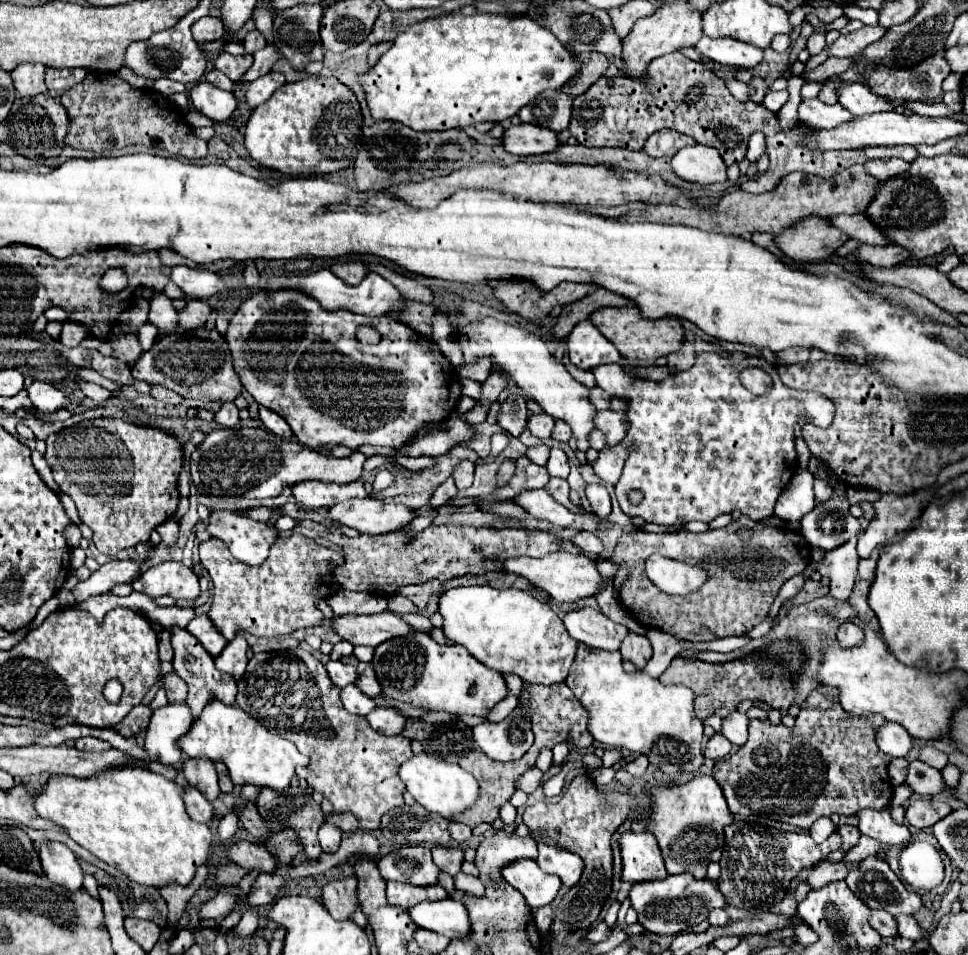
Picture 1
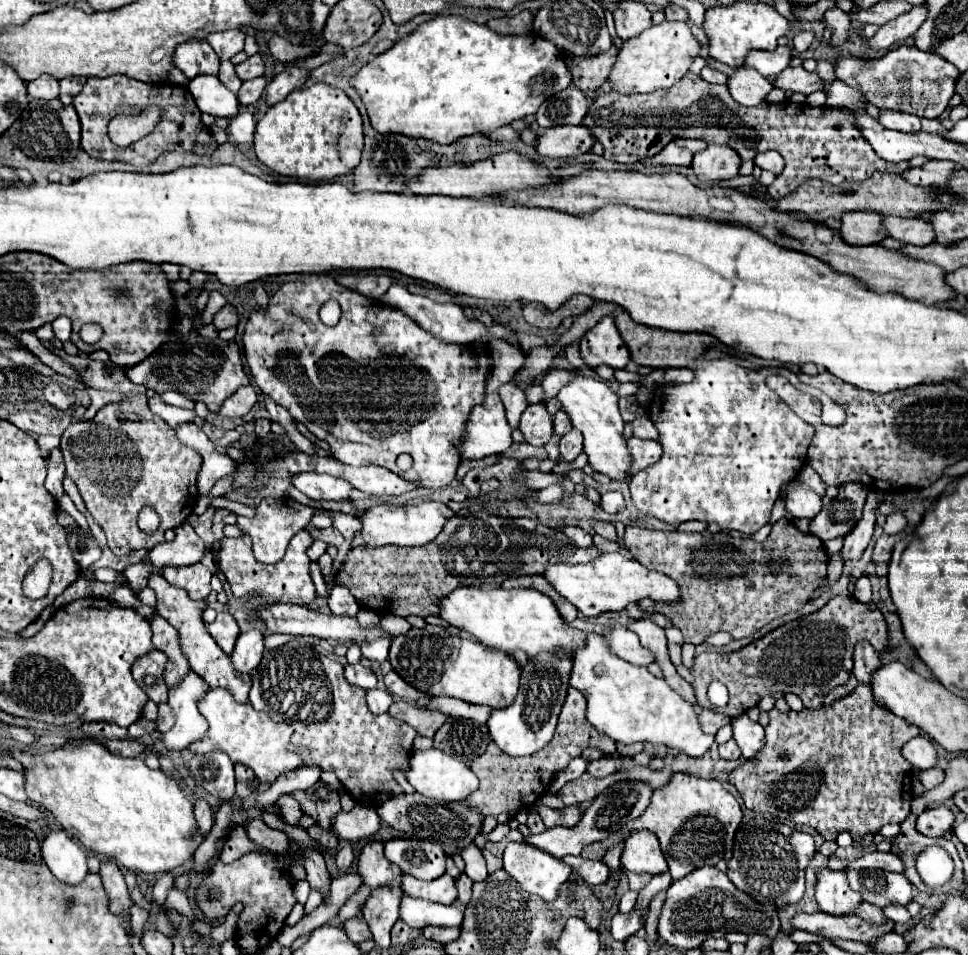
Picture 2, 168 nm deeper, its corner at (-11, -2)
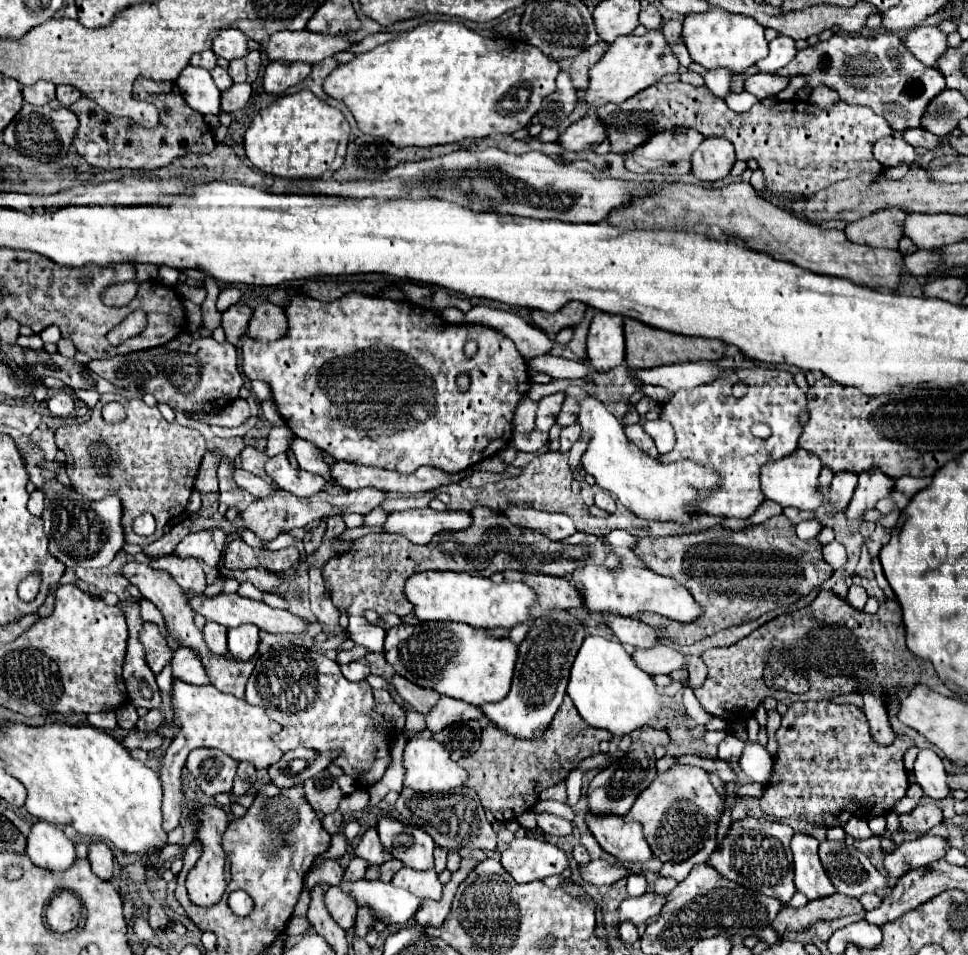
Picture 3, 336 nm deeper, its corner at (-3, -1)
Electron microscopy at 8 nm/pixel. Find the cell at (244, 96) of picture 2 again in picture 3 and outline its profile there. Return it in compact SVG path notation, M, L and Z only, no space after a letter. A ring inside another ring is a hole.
M235 83L227 91L221 93L221 111L233 113L237 109L243 109L245 103L251 97L251 85L249 83Z

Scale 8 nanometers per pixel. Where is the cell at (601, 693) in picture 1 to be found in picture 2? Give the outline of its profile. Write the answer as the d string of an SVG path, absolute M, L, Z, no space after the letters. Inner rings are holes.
M587 634L587 644L575 652L569 684L587 698L587 720L597 732L621 744L663 744L691 758L701 758L713 744L713 736L701 730L693 704L681 698L663 678L633 666L611 654L601 634Z

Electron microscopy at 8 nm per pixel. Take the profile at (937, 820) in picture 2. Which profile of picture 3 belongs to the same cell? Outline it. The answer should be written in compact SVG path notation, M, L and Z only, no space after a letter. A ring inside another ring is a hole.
M917 805L911 813L899 815L901 831L907 831L907 833L927 833L941 821L943 821L943 815L937 805Z

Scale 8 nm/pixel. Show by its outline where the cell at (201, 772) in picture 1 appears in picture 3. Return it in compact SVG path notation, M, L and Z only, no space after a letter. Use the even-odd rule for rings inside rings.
M203 747L189 753L185 767L191 771L197 785L203 789L203 793L213 797L217 793L231 791L239 761L231 759L219 749Z

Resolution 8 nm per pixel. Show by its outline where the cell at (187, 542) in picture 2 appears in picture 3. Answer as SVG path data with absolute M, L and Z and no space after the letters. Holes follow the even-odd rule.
M203 529L197 533L189 533L175 549L177 557L195 557L203 559L207 565L215 567L221 559L223 547L227 541L227 533L223 529Z

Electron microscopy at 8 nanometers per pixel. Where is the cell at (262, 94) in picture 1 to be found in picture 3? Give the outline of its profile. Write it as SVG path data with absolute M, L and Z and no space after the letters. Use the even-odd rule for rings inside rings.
M271 61L265 69L263 87L271 95L281 95L289 87L301 83L311 73L309 63L283 63L283 61Z

